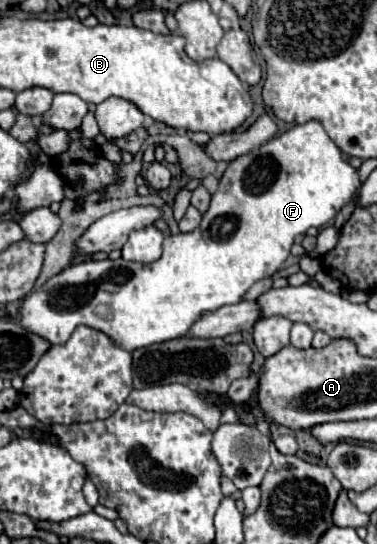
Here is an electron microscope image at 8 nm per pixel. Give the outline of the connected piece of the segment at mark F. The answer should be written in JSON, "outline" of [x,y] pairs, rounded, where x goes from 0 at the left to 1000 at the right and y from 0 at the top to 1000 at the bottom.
{"outline":[[[841,219],[777,230],[740,252],[698,263],[687,278],[666,278],[607,300],[533,414],[512,428],[438,436],[422,480],[390,487],[332,476],[236,476],[199,483],[156,506],[125,513],[125,520],[61,550],[50,564],[50,590],[135,634],[172,631],[204,597],[273,608],[305,634],[337,645],[485,619],[538,575],[576,572],[607,557],[634,557],[671,520],[735,502],[767,472],[777,439],[804,432],[820,417],[846,421],[878,410],[883,399],[942,366],[952,347],[952,311],[920,296],[910,278],[873,256]]]}

